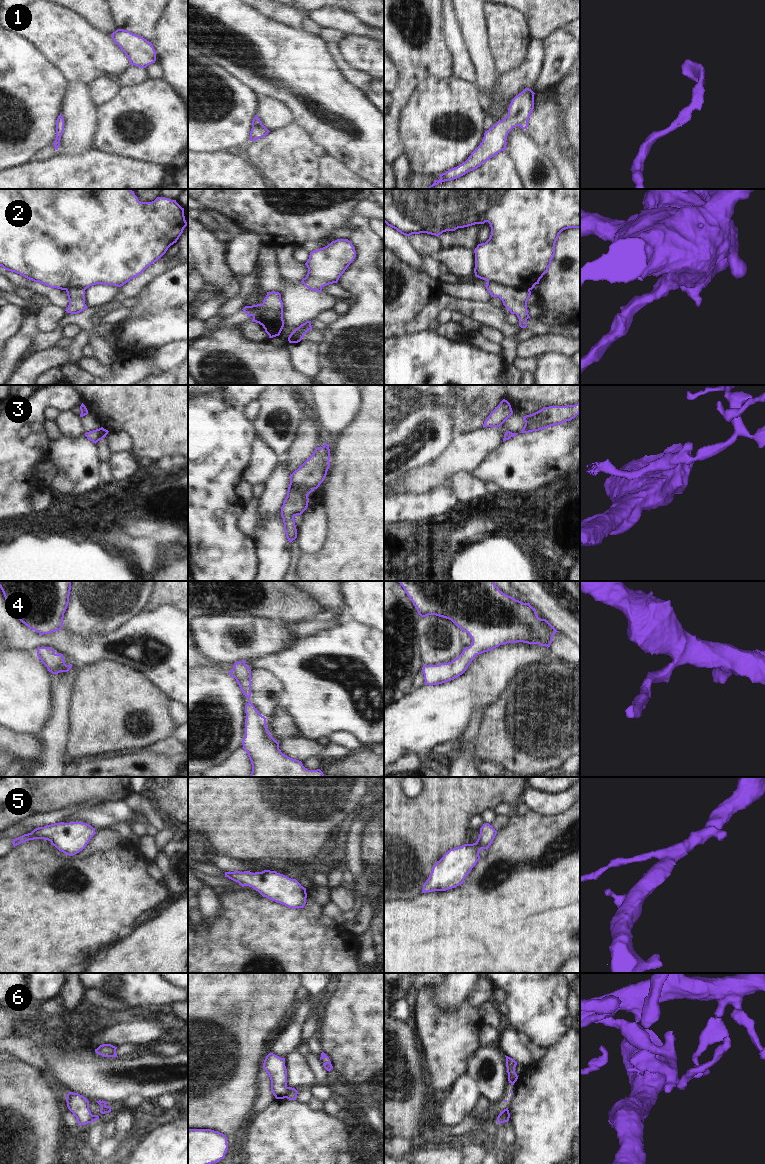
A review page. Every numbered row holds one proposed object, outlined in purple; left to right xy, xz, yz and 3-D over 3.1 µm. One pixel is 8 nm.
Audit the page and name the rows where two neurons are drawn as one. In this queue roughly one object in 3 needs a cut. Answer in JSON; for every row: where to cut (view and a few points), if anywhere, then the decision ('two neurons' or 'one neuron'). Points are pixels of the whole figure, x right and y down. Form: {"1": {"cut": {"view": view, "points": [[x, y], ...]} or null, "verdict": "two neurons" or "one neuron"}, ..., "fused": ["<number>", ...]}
{"1": {"cut": null, "verdict": "one neuron"}, "2": {"cut": {"view": "xz", "points": [[262, 303], [265, 324], [272, 331]]}, "verdict": "two neurons"}, "3": {"cut": null, "verdict": "one neuron"}, "4": {"cut": null, "verdict": "one neuron"}, "5": {"cut": null, "verdict": "one neuron"}, "6": {"cut": {"view": "xz", "points": [[288, 1087], [285, 1097]]}, "verdict": "two neurons"}, "fused": ["2", "6"]}

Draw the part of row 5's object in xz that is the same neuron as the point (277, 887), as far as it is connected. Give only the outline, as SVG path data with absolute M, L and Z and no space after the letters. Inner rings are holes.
M264 870L262 872L252 873L250 871L225 872L225 877L238 882L242 887L249 886L258 891L263 897L285 905L291 909L304 908L306 904L306 888L304 888L296 879L291 879L276 871Z

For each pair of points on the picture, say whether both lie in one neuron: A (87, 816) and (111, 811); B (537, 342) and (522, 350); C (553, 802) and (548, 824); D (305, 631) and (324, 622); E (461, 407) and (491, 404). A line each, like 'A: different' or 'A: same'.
A: same
B: same
C: different
D: same
E: same

